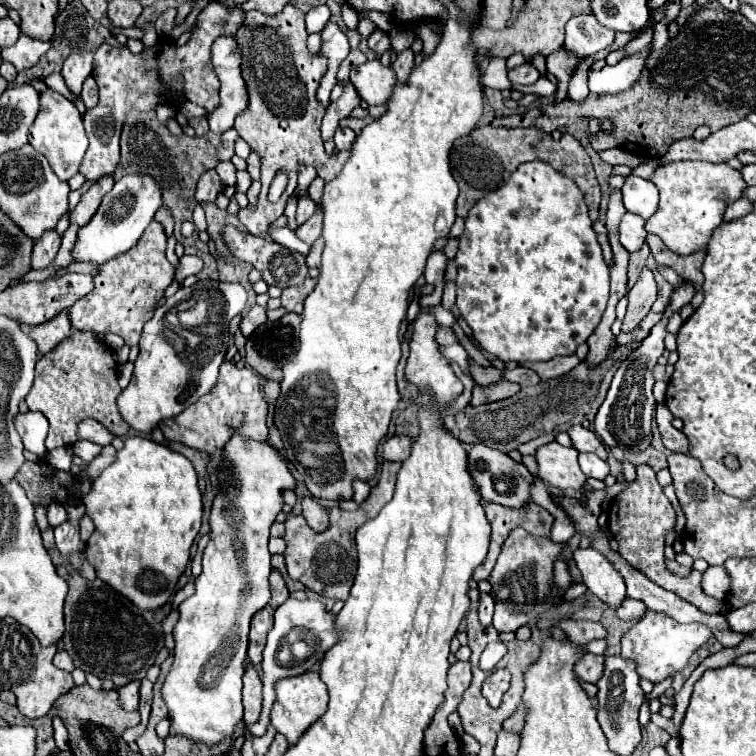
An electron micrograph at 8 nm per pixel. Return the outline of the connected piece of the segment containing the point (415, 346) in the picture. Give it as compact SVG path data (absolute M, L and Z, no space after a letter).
M427 312L419 314L417 320L415 320L415 330L413 330L413 340L411 340L411 354L409 354L409 360L407 360L407 366L405 366L405 376L407 376L409 382L417 384L421 388L421 392L431 390L433 396L437 398L437 402L447 404L455 396L461 394L463 384L459 382L459 378L449 368L449 360L445 360L441 356L439 344L435 340L435 332L437 332L435 318L431 314L427 314Z

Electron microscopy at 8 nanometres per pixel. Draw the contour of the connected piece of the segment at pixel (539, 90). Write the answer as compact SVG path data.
M541 76L535 84L519 85L512 83L511 90L517 90L524 94L538 94L543 97L549 97L554 94L557 87L548 80L547 77Z

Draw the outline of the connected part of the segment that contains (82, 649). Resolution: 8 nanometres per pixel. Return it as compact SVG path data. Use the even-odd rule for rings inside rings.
M61 564L57 566L57 572L67 580L69 584L69 592L65 598L65 636L63 636L63 644L65 644L65 652L73 658L75 666L91 672L99 678L109 678L113 680L115 686L125 686L133 680L143 680L147 670L153 666L159 650L163 648L163 618L171 612L171 602L167 602L163 608L155 610L155 612L147 612L147 610L139 610L135 604L131 604L125 596L117 594L109 584L101 582L99 578L95 580L85 580L79 576L79 572L73 566Z

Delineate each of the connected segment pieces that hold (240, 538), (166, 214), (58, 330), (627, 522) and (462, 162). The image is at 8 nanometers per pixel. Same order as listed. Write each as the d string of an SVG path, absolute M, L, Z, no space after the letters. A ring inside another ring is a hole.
M233 434L229 444L225 444L221 456L223 462L217 470L219 494L213 500L213 510L209 518L211 540L203 552L203 572L195 580L195 594L179 606L181 618L173 630L175 662L163 684L163 700L169 708L171 732L205 742L209 746L223 742L227 736L231 736L235 724L243 718L241 676L245 672L243 662L247 658L249 622L253 614L265 608L265 604L269 602L269 528L283 508L283 490L295 490L295 478L289 470L289 462L269 442L245 440L243 436Z
M161 206L161 208L157 210L157 214L155 214L155 220L157 220L159 224L163 224L163 228L165 228L165 234L167 234L167 236L171 236L171 234L173 234L173 214L169 212L169 208Z
M61 312L57 314L53 320L41 324L41 326L27 326L27 324L21 324L21 330L31 336L31 340L37 344L37 350L39 350L39 356L43 356L45 352L53 350L61 340L69 338L71 334L71 324L69 324L69 316L67 312Z
M647 464L637 466L637 478L623 490L619 492L609 506L609 530L613 538L619 544L619 554L641 574L645 574L653 584L675 592L679 598L691 602L705 614L717 614L721 610L721 602L715 598L709 598L701 590L701 572L691 570L687 578L679 578L673 572L667 570L665 566L665 556L663 556L663 546L665 546L665 532L675 526L675 510L667 496L663 494L663 488L659 486L655 472Z
M493 126L475 128L467 136L459 138L451 148L451 154L449 154L451 172L453 172L455 182L459 184L459 198L455 202L457 216L465 218L467 212L471 210L471 206L479 198L483 198L489 192L503 186L505 180L517 170L519 164L531 162L531 160L549 162L555 170L569 176L585 194L585 202L589 206L591 220L597 220L599 202L601 202L601 188L595 178L589 154L571 134L563 134L561 140L553 140L549 134L537 132L537 128L493 128Z

